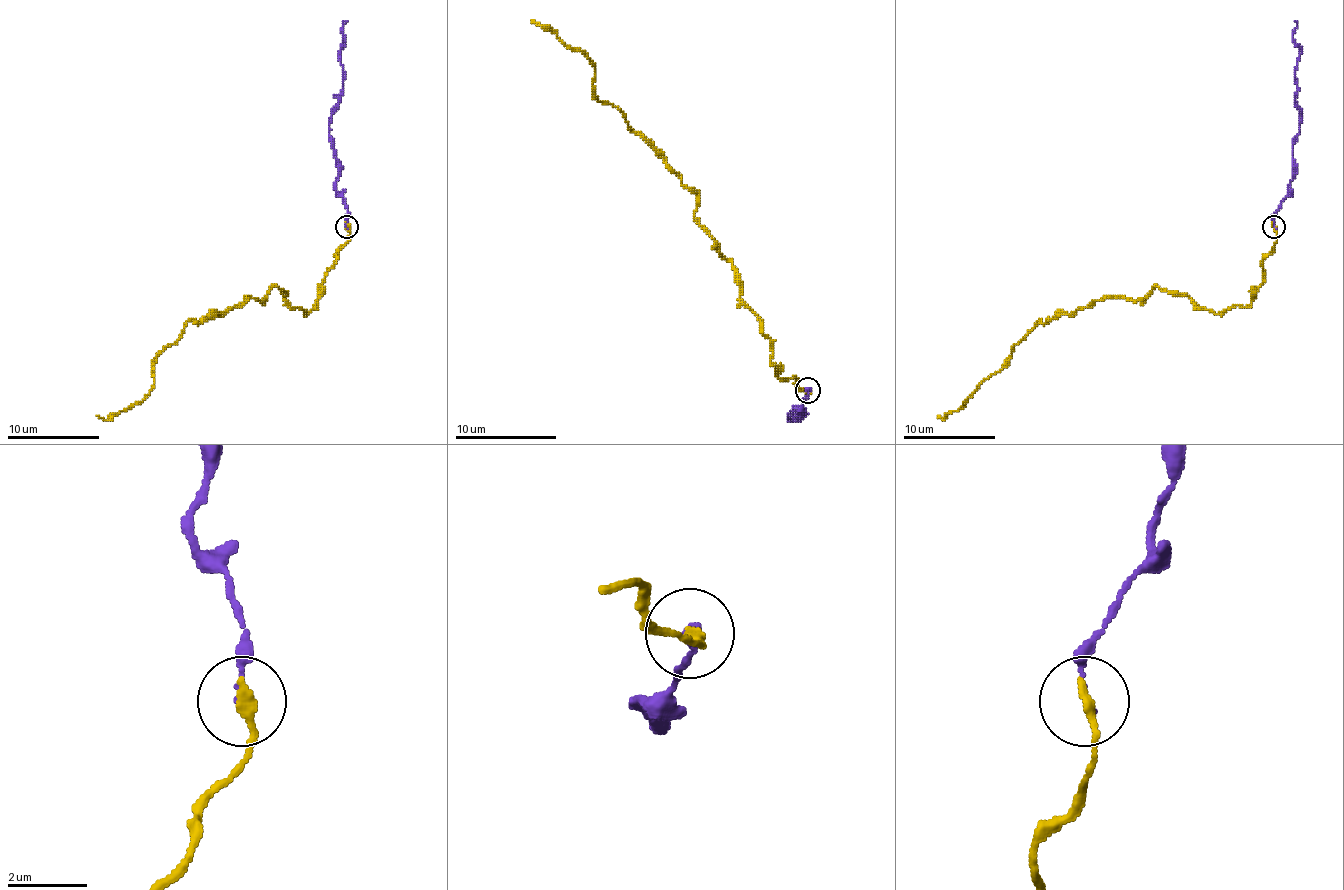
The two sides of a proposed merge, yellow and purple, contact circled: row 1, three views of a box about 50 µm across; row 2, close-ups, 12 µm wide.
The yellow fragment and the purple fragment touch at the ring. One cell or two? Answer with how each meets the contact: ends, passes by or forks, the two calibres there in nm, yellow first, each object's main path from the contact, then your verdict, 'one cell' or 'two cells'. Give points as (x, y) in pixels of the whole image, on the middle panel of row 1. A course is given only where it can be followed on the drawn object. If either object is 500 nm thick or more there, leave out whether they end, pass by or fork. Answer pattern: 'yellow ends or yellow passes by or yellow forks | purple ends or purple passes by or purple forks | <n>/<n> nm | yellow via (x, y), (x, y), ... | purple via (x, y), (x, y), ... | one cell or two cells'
yellow ends | purple ends | 280/60 nm | yellow via (808, 391), (770, 363), (739, 279), (694, 215), (696, 195), (597, 99), (592, 63), (531, 20) | purple via (805, 391), (798, 414), (793, 411), (788, 419), (808, 414) | two cells

